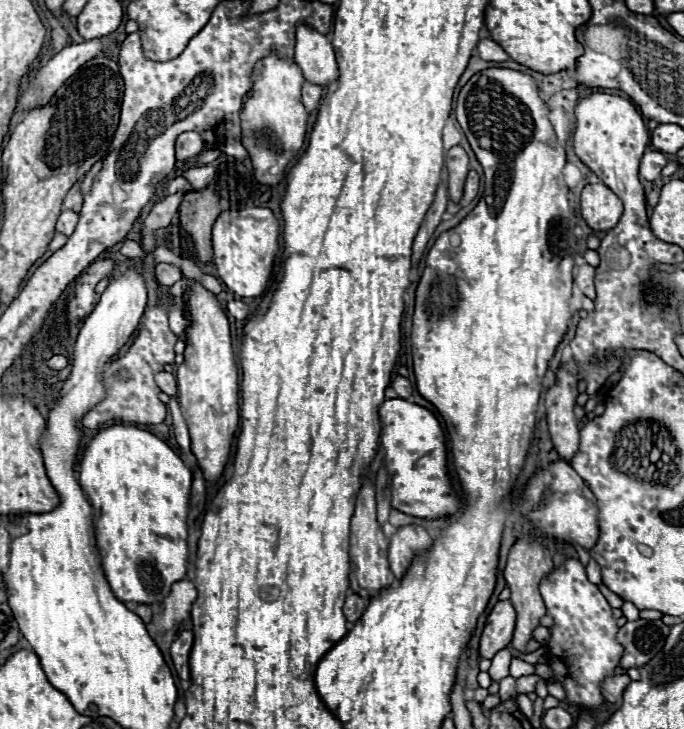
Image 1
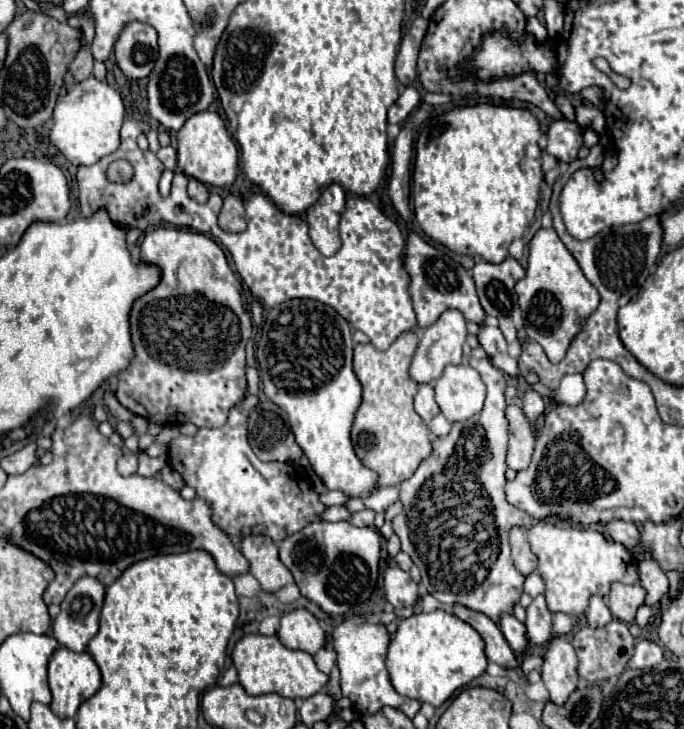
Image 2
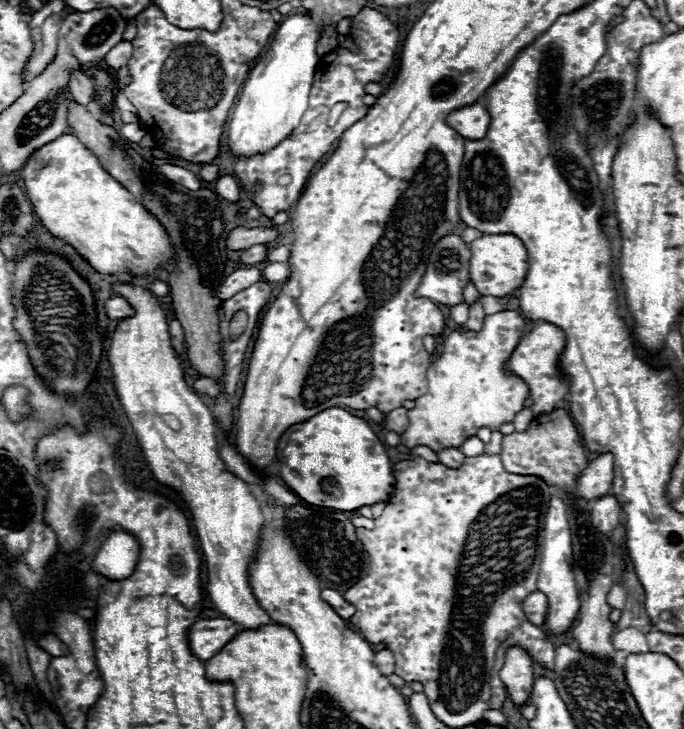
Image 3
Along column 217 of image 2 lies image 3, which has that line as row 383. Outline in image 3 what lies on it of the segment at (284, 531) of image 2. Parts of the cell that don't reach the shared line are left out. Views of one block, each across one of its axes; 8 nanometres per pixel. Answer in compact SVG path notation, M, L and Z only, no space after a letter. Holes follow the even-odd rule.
M502 310L498 314L490 314L484 318L482 332L466 330L452 332L450 336L446 336L442 344L442 354L428 366L428 392L416 400L416 406L412 410L408 410L410 426L402 432L400 442L408 448L428 446L430 450L440 452L444 448L460 448L464 440L476 436L480 428L490 428L492 432L496 432L504 422L512 422L516 412L524 408L524 402L528 398L528 386L520 378L508 376L504 372L504 362L510 358L512 350L522 338L524 328L526 322L518 312Z

